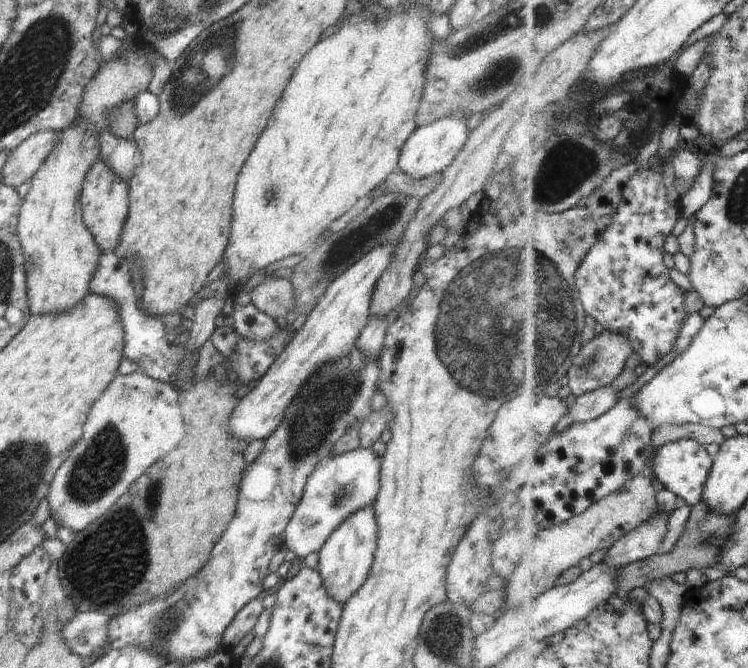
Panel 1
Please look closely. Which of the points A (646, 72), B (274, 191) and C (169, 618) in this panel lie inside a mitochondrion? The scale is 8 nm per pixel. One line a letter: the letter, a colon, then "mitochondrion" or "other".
A: other
B: mitochondrion
C: mitochondrion

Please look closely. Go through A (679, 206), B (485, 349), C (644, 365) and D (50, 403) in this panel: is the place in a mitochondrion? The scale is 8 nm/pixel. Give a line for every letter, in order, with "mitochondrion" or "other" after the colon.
A: other
B: mitochondrion
C: other
D: other

